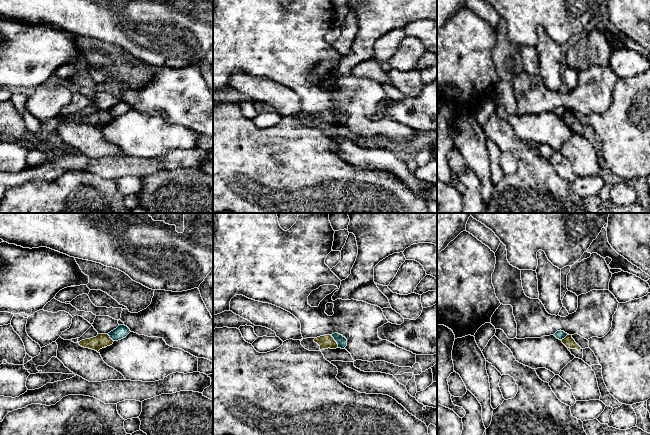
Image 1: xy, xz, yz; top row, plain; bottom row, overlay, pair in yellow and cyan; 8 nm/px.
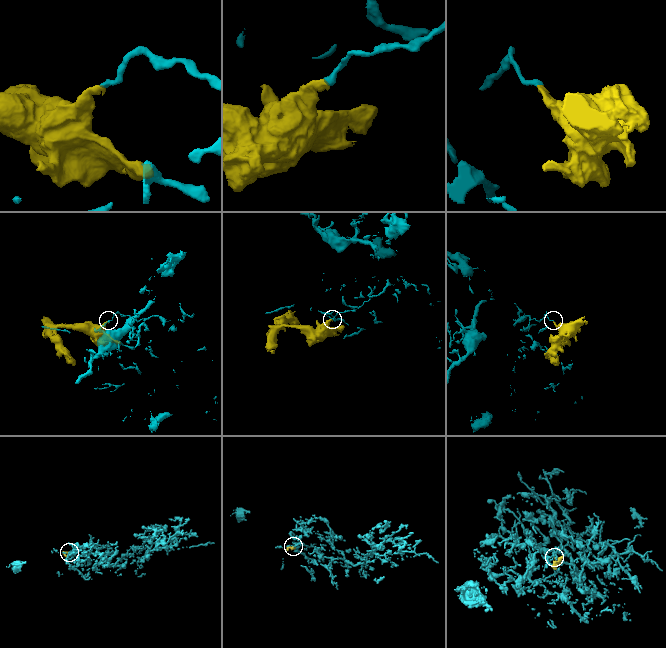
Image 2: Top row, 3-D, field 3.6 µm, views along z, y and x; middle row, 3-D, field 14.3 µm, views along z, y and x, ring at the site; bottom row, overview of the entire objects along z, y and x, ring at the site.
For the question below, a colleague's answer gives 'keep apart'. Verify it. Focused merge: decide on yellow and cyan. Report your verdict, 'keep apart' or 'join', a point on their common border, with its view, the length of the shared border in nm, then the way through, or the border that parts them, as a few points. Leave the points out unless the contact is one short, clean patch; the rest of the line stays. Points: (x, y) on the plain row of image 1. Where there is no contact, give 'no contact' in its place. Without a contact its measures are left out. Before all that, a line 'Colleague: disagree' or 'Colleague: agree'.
Colleague: agree
keep apart; contact xz (335, 117); length 120 nm; border xz (330, 111), (338, 123)

